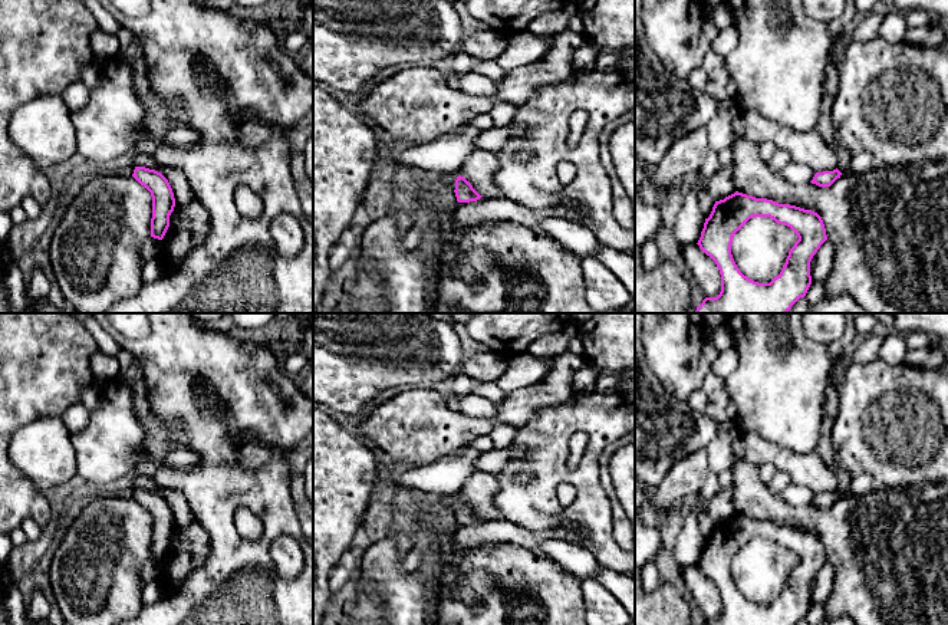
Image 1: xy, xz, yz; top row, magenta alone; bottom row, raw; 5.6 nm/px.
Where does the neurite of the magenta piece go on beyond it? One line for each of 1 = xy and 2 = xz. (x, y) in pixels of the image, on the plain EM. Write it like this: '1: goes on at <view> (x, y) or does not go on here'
1: does not go on here
2: does not go on here

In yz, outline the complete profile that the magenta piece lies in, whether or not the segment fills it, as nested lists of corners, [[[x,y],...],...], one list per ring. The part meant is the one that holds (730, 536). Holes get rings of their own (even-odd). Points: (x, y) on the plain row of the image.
[[[738,513],[715,523],[697,566],[715,583],[721,614],[717,619],[705,619],[702,625],[796,625],[812,606],[810,583],[826,562],[823,542],[812,532]],[[753,539],[770,539],[790,549],[799,559],[780,596],[770,605],[744,598],[731,576],[734,556]]]

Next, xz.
[[[461,497],[457,499],[455,501],[455,519],[458,524],[470,524],[470,523],[477,523],[483,517],[480,517],[473,507]]]

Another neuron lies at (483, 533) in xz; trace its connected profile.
[[[481,519],[477,523],[458,524],[451,533],[451,540],[461,549],[477,549],[491,545],[519,545],[536,550],[544,540],[580,543],[583,534],[576,527],[554,527],[543,532],[530,532],[504,519]]]

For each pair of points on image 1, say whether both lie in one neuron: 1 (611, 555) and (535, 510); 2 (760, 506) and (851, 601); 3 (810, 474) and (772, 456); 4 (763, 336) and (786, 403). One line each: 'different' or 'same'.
1: same
2: same
3: same
4: same

